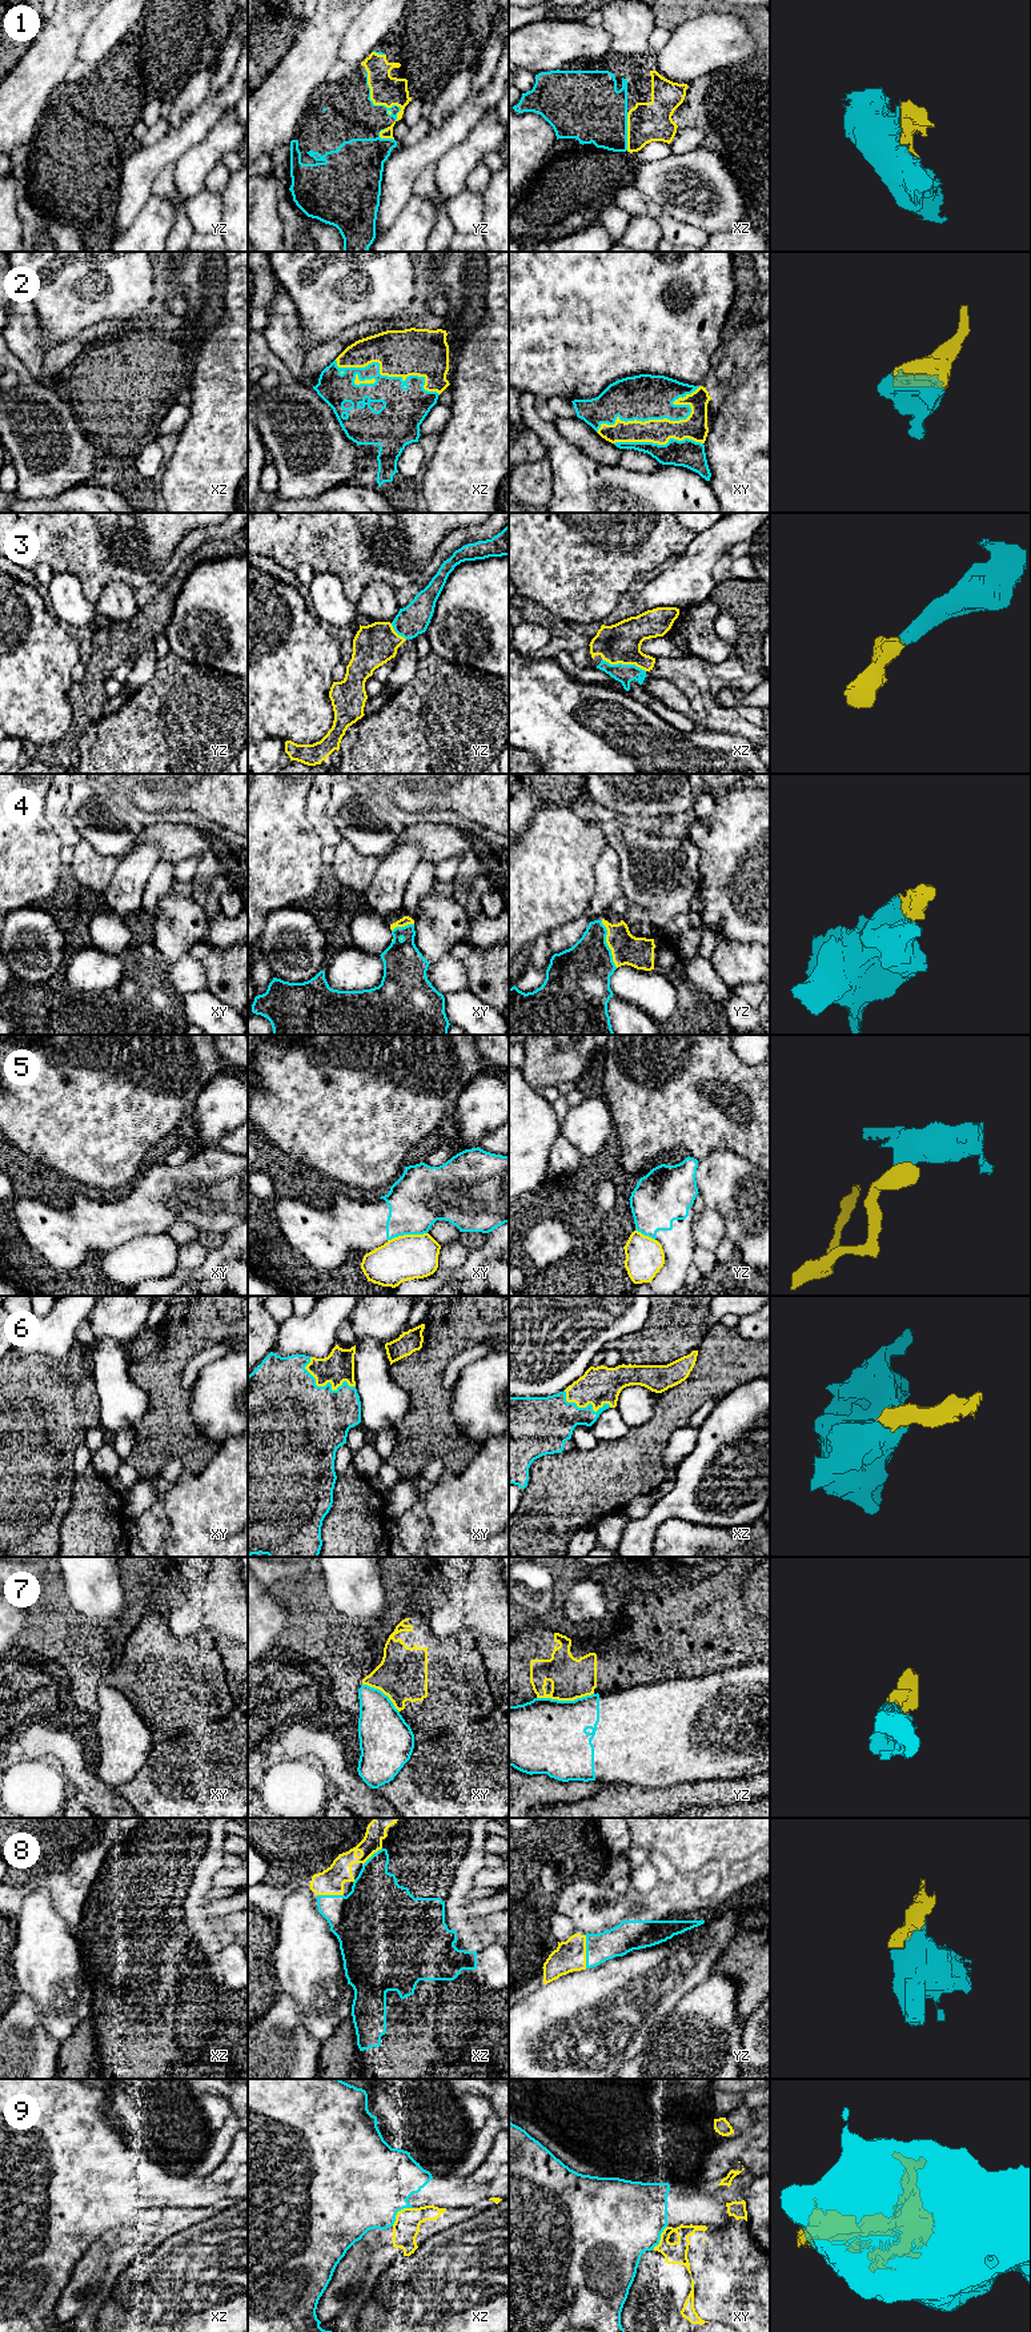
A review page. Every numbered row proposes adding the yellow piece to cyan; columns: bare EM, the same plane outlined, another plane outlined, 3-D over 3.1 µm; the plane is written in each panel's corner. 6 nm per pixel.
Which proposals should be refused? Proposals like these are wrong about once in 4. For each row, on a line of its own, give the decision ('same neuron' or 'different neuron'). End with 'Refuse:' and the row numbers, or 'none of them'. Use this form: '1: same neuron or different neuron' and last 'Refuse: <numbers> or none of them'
1: same neuron
2: same neuron
3: same neuron
4: same neuron
5: different neuron
6: same neuron
7: different neuron
8: same neuron
9: same neuron
Refuse: 5, 7

